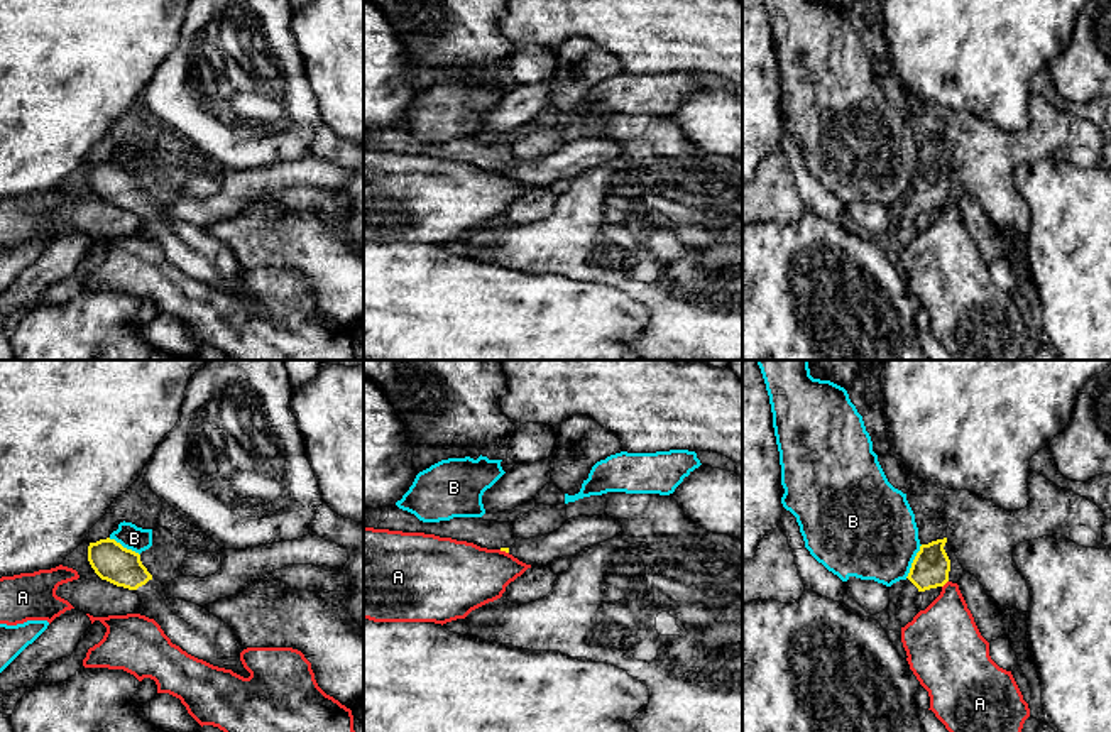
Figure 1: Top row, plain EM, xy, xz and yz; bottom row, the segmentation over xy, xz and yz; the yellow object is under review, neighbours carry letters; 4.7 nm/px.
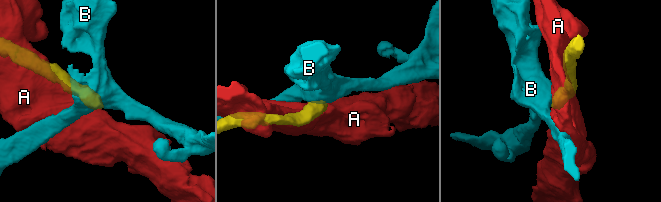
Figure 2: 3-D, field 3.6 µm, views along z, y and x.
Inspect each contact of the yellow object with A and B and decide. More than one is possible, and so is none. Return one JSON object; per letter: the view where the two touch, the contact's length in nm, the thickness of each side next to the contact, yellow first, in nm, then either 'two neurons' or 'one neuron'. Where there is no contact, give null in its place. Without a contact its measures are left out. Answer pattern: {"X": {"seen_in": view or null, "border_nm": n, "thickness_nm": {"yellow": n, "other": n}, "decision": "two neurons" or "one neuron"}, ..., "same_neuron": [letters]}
{"A": {"seen_in": "yz", "border_nm": 50, "thickness_nm": {"yellow": 180, "other": 300}, "decision": "two neurons"}, "B": {"seen_in": "yz", "border_nm": 180, "thickness_nm": {"yellow": 180, "other": 440}, "decision": "two neurons"}, "same_neuron": []}

